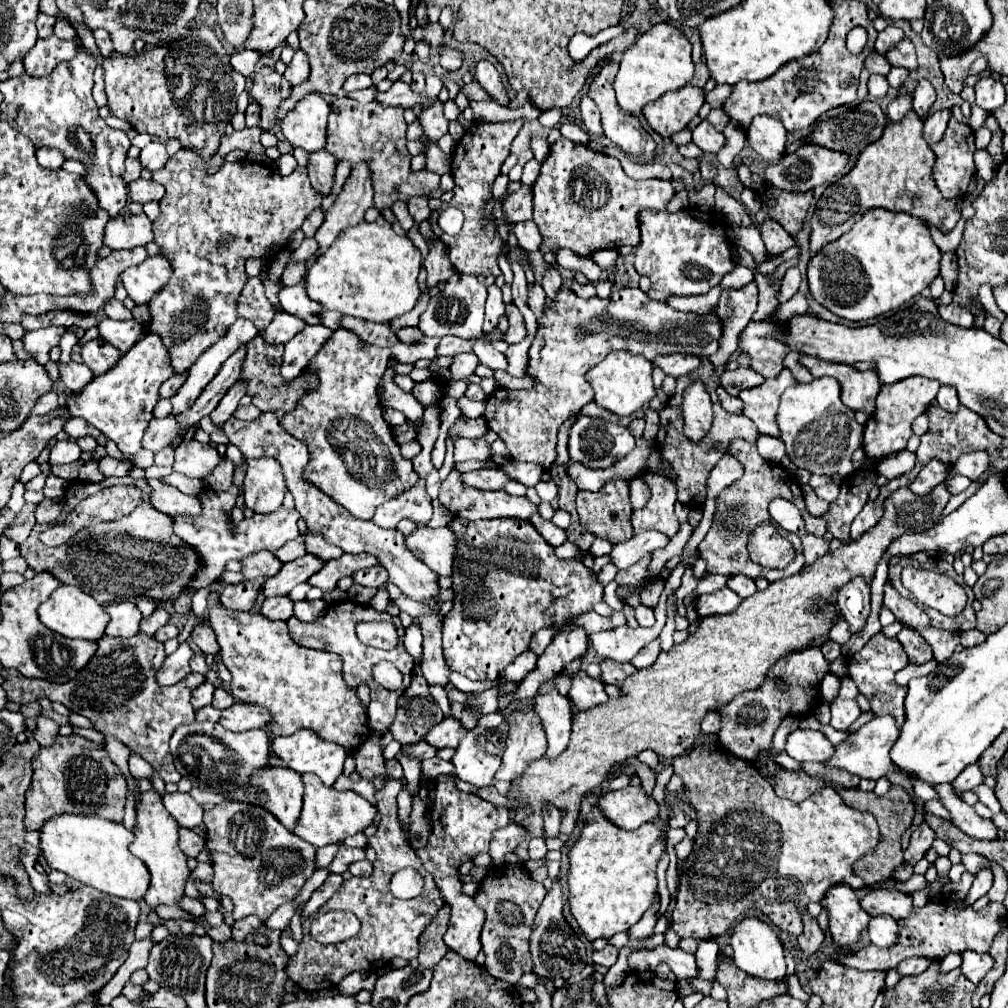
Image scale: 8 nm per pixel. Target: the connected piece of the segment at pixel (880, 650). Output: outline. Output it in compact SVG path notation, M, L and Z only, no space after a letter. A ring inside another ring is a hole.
M882 632L874 634L868 644L852 654L848 658L848 672L854 684L858 686L858 692L866 696L866 700L872 704L872 712L876 716L886 716L892 714L896 718L896 724L902 726L904 722L904 698L906 698L906 688L898 686L894 682L894 674L902 670L908 664L908 656L902 648L902 644L896 638L886 638Z

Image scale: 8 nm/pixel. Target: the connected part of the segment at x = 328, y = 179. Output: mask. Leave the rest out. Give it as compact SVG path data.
M326 150L310 154L310 158L308 158L308 178L318 192L322 192L322 194L330 192L332 180L334 180L334 168L336 168L336 160Z

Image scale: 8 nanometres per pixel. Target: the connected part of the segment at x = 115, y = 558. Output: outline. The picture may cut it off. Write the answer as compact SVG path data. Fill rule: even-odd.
M107 477L100 483L73 481L63 498L58 521L64 521L85 497L116 485L132 485L142 490L142 504L128 518L88 526L58 548L44 546L38 538L38 532L32 532L28 540L20 546L20 554L36 572L50 570L62 584L80 586L84 592L92 594L100 604L114 600L132 600L140 596L172 602L188 590L188 582L192 582L192 578L196 578L196 574L200 572L200 554L196 554L196 550L176 538L176 532L172 530L172 518L168 514L160 514L150 504L150 486L146 478Z

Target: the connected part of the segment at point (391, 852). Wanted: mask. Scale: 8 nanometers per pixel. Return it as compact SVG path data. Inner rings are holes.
M378 738L378 740L366 740L354 754L356 772L360 774L360 778L368 782L372 782L374 778L384 780L382 788L374 794L376 808L382 820L378 824L378 832L368 838L368 846L374 848L378 856L374 862L374 872L367 878L352 877L350 880L344 880L342 886L334 892L334 896L318 910L320 914L330 912L330 910L350 910L360 918L362 930L358 932L358 936L350 940L344 940L338 944L322 944L310 936L312 918L302 920L304 940L298 946L298 954L290 958L286 972L306 992L322 992L322 990L336 988L344 976L352 972L360 972L360 970L378 968L380 964L386 964L392 958L404 958L404 960L416 958L418 956L418 936L434 920L440 906L444 906L444 900L432 880L432 874L424 870L420 858L414 854L414 850L406 842L404 828L400 826L400 820L398 820L398 804L396 804L396 796L404 788L404 784L402 780L390 778L386 774L386 758L382 756L382 750L384 748L380 746L380 738ZM412 864L416 864L418 872L424 876L424 890L418 898L398 900L390 894L390 878L396 870L402 870Z

